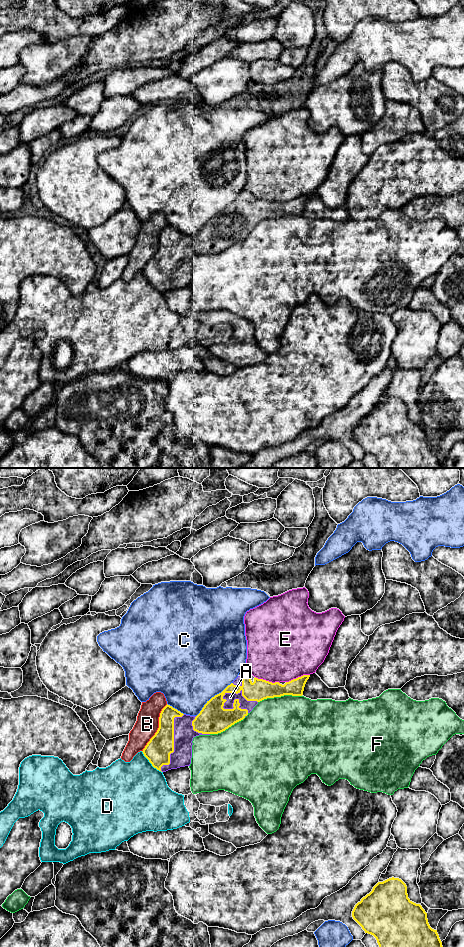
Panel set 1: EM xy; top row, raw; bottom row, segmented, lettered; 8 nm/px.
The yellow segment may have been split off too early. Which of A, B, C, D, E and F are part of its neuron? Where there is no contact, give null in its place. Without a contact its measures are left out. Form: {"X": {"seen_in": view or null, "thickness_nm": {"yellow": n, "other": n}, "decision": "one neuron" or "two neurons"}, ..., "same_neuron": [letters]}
{"A": {"seen_in": "xy", "thickness_nm": {"yellow": 170, "other": 80}, "decision": "one neuron"}, "B": {"seen_in": "xy", "thickness_nm": {"yellow": 200, "other": 190}, "decision": "two neurons"}, "C": {"seen_in": "xy", "thickness_nm": {"yellow": 240, "other": 500}, "decision": "two neurons"}, "D": {"seen_in": "xy", "thickness_nm": {"yellow": 200, "other": 460}, "decision": "two neurons"}, "E": {"seen_in": "xy", "thickness_nm": {"yellow": 170, "other": 480}, "decision": "two neurons"}, "F": {"seen_in": "xy", "thickness_nm": {"yellow": 170, "other": 500}, "decision": "two neurons"}, "same_neuron": ["A"]}

